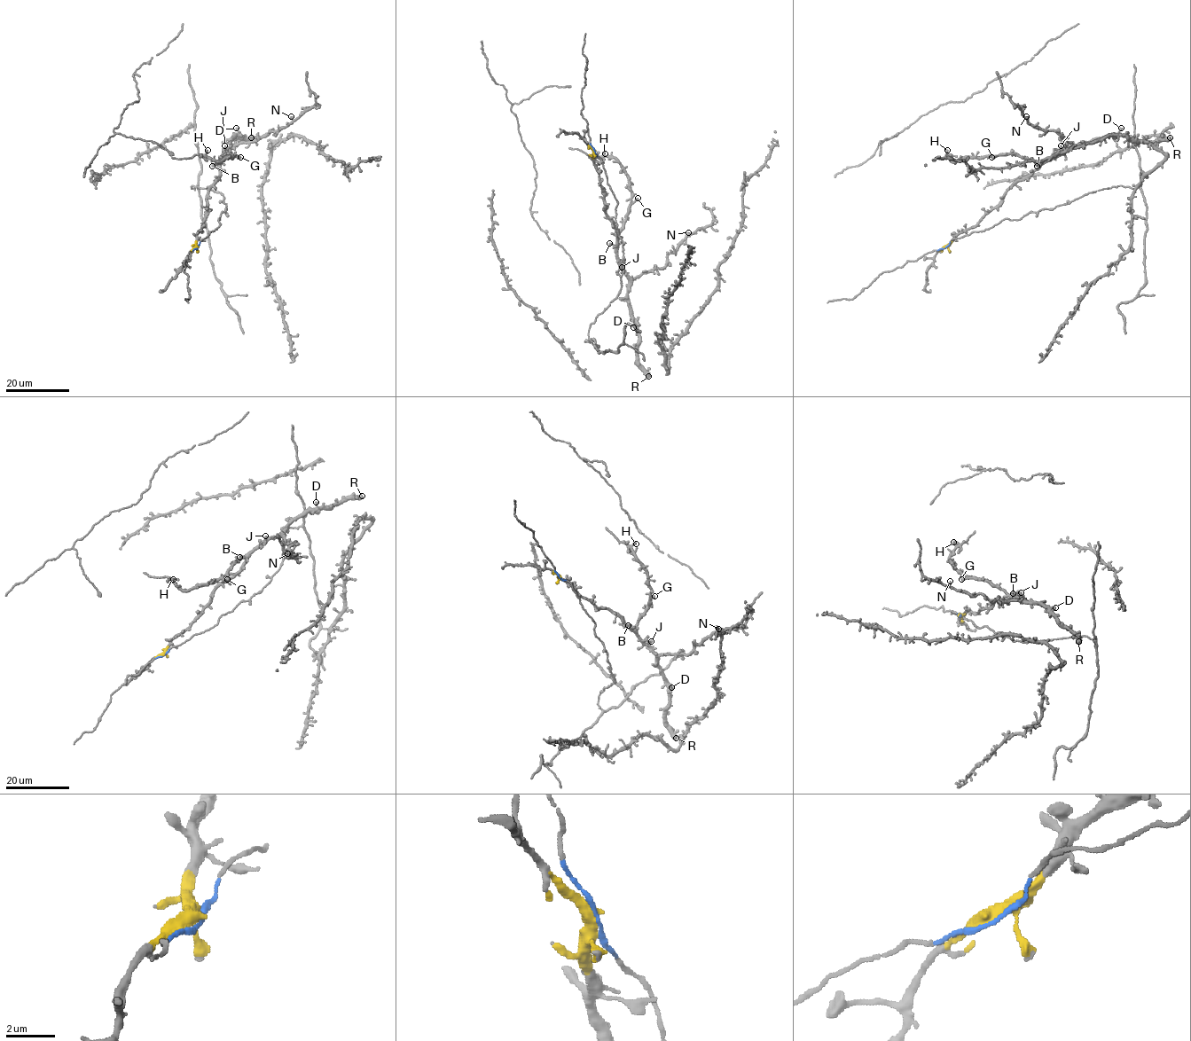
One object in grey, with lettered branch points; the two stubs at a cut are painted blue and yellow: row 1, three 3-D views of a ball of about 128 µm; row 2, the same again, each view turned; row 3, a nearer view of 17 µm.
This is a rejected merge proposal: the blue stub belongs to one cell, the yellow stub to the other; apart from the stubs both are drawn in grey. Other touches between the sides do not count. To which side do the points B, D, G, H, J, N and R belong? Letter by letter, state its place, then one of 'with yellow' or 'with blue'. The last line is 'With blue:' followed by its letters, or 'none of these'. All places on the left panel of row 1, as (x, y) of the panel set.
B: place (212, 166); with yellow
D: place (236, 128); with yellow
G: place (240, 157); with yellow
H: place (207, 150); with yellow
J: place (224, 145); with yellow
N: place (291, 116); with yellow
R: place (251, 137); with yellow
With blue: none of these

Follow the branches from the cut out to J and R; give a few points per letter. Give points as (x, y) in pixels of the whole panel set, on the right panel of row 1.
J: (944, 246), (957, 236), (973, 228), (1018, 181), (1024, 180), (1055, 157), (1061, 152), (1061, 145)
R: (944, 246), (973, 228), (1018, 181), (1072, 146), (1116, 136), (1156, 140), (1170, 137)

